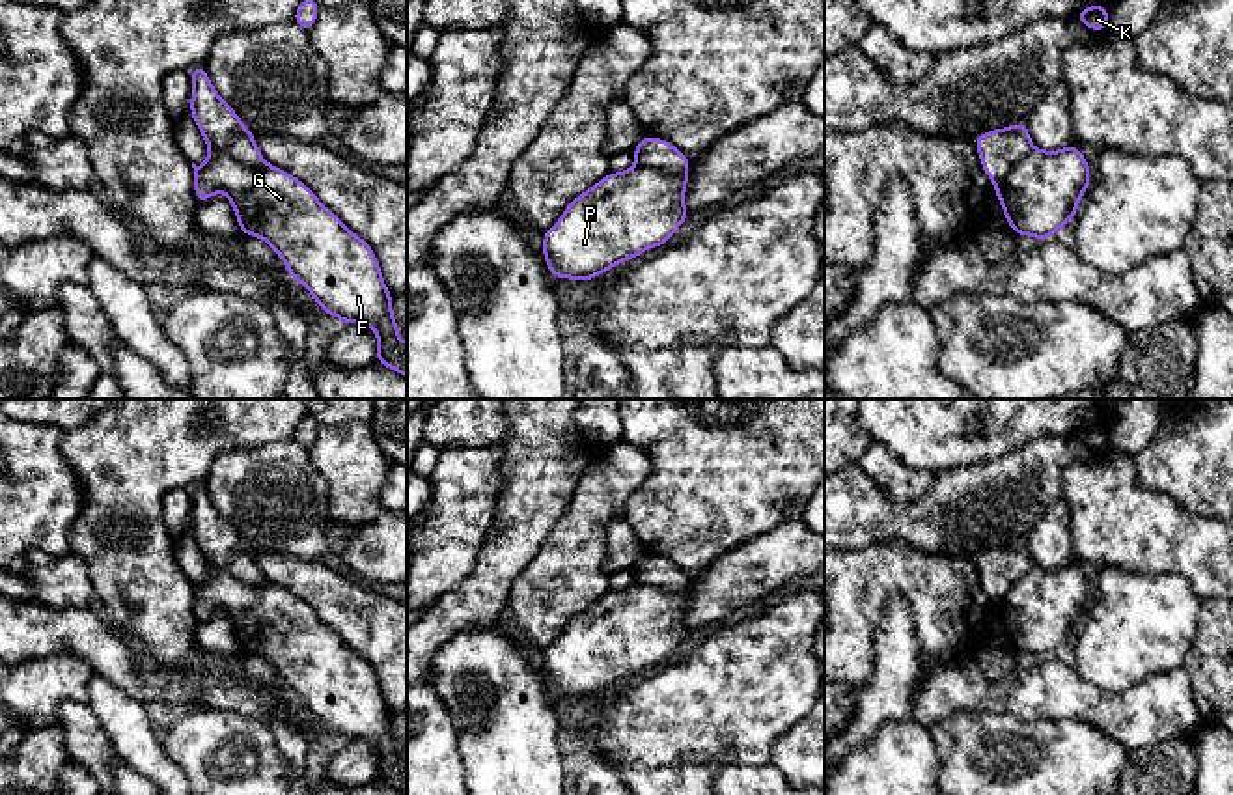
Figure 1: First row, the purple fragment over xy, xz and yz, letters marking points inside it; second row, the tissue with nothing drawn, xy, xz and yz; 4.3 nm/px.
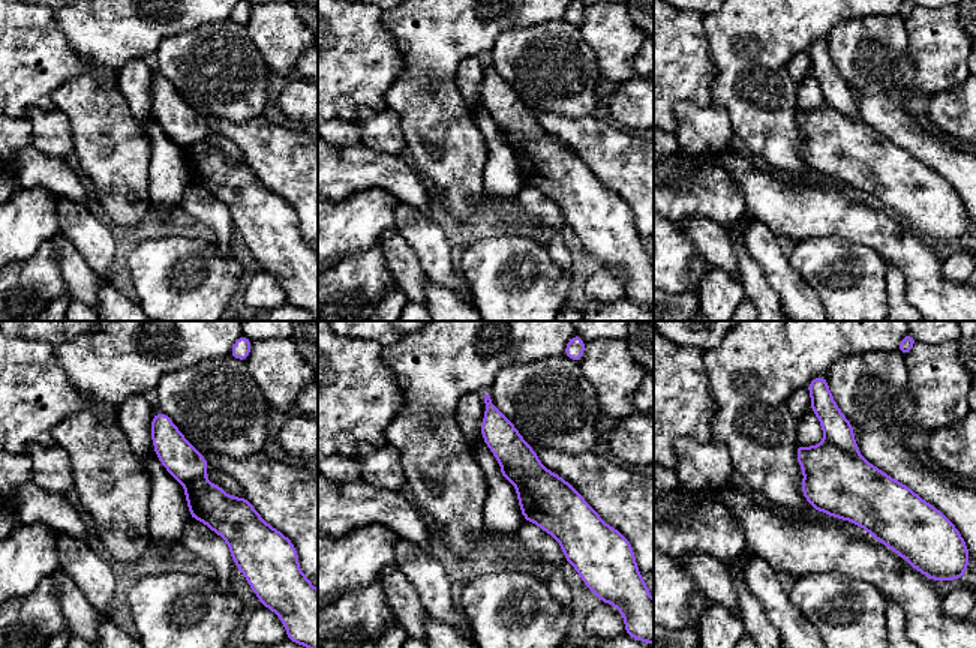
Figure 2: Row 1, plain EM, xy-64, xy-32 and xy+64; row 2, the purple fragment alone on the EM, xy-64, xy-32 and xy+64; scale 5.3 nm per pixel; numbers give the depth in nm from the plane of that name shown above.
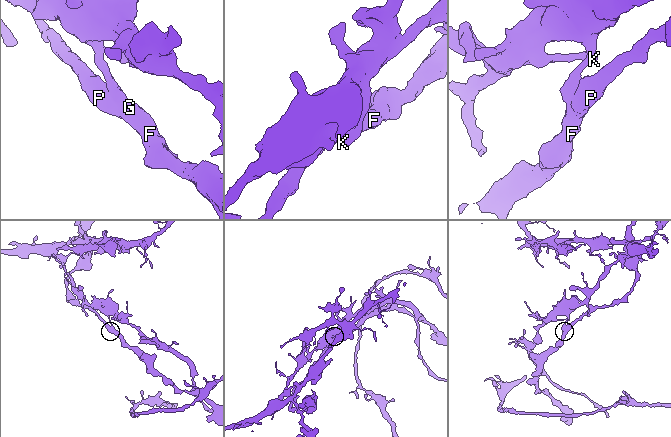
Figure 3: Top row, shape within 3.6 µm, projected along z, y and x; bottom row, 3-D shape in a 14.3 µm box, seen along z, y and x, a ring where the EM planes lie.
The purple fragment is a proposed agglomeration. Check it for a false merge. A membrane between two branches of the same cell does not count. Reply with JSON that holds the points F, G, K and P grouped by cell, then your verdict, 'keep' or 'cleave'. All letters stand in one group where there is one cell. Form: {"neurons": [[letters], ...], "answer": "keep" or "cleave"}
{"neurons": [["F", "G", "P"], ["K"]], "answer": "cleave"}

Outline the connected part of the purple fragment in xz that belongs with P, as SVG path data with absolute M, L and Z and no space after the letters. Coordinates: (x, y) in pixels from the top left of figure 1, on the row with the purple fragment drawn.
M640 164L604 175L543 233L543 256L554 280L588 282L668 243L690 215L683 203L686 183L688 170L664 174Z

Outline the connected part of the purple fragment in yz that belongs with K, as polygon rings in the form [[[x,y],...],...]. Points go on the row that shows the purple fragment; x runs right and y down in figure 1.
[[[1088,6],[1074,15],[1089,30],[1108,30],[1108,7],[1106,6]]]

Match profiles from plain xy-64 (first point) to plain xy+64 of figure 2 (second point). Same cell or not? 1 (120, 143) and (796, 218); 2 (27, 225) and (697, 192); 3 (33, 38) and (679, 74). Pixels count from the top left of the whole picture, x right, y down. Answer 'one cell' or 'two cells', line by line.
1: two cells
2: one cell
3: one cell

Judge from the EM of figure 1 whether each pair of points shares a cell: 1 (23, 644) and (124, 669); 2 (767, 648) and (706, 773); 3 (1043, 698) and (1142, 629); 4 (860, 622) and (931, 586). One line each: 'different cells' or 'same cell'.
1: same cell
2: different cells
3: different cells
4: same cell

